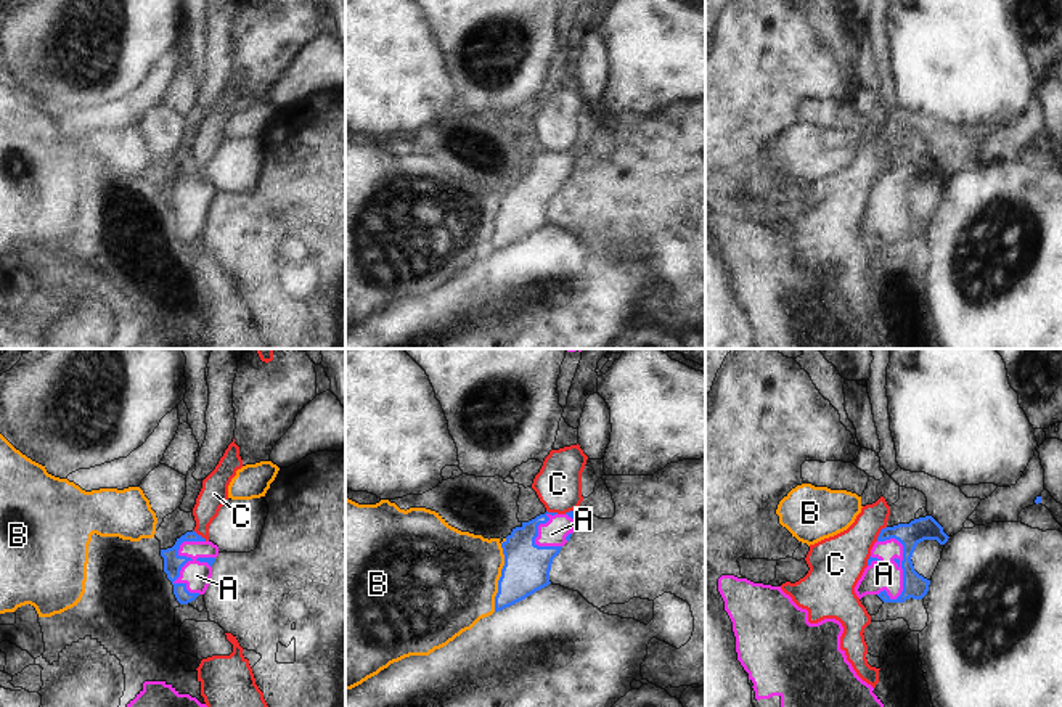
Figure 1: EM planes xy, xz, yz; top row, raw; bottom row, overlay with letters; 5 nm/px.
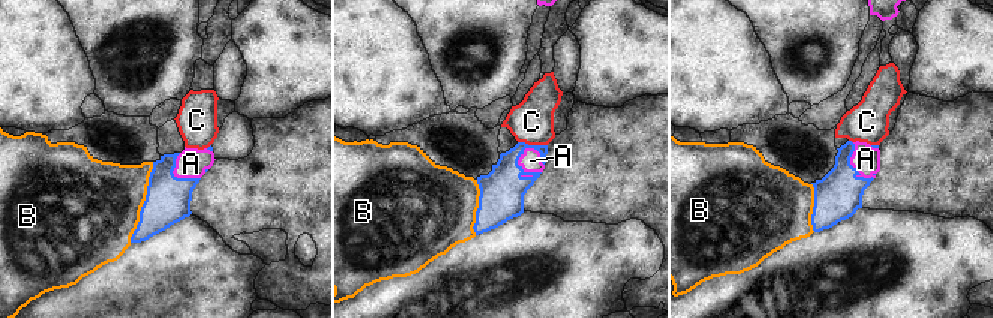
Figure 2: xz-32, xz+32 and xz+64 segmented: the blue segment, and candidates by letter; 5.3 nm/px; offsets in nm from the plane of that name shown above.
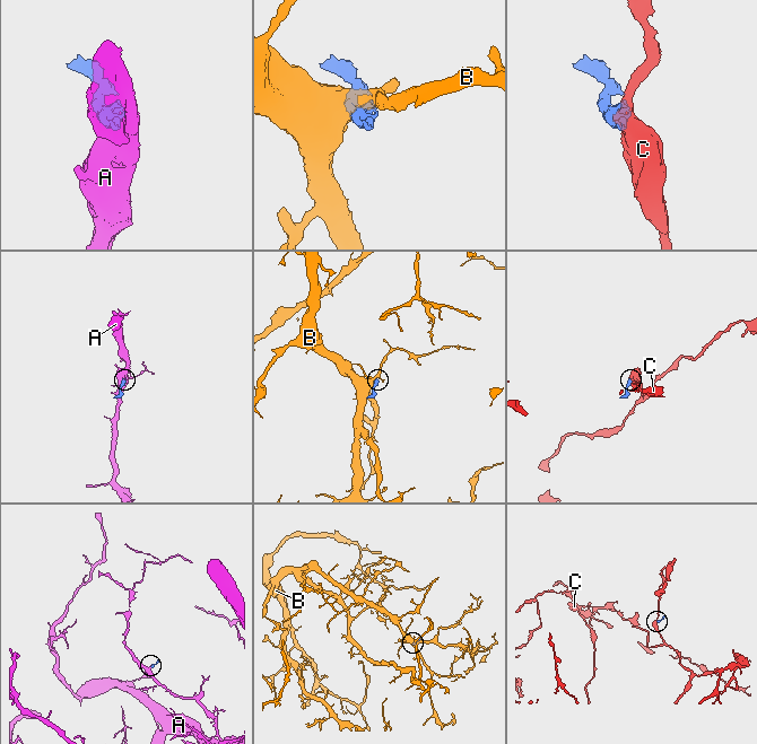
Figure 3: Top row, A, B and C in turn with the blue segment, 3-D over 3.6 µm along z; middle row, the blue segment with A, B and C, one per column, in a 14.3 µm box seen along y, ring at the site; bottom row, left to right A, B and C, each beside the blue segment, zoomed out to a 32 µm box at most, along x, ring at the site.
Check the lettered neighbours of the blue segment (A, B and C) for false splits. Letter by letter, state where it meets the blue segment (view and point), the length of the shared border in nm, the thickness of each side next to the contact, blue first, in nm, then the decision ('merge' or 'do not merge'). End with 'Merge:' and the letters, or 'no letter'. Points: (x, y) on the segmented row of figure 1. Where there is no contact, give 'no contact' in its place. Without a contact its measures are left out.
A: xy (179, 572) | 280 nm | 100/140 nm | merge
B: xz (502, 576) | 380 nm | 220/460 nm | do not merge
C: yz (879, 534) | 90 nm | 120/260 nm | do not merge
Merge: A

